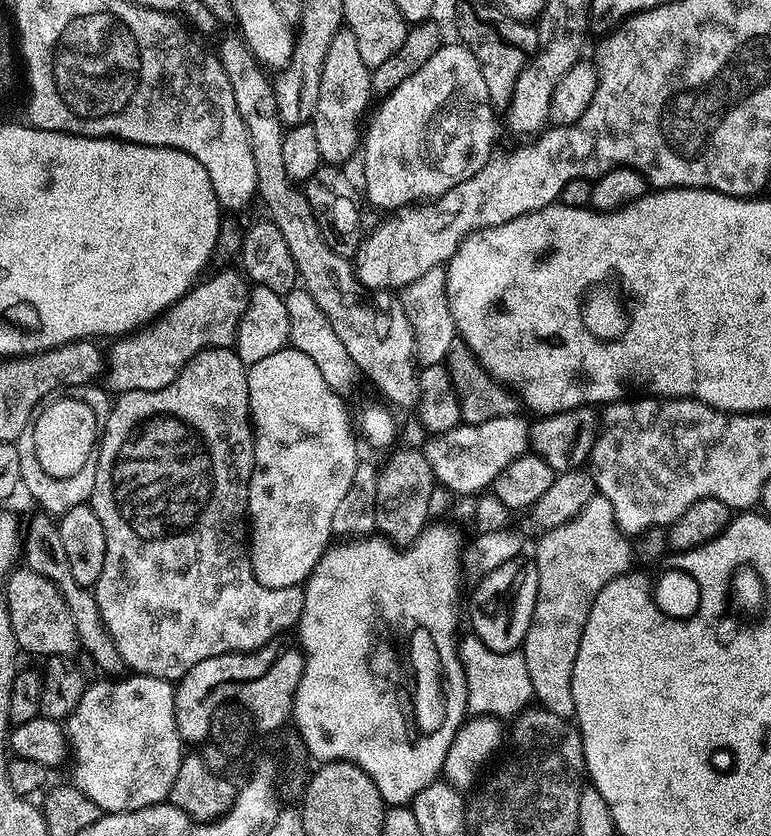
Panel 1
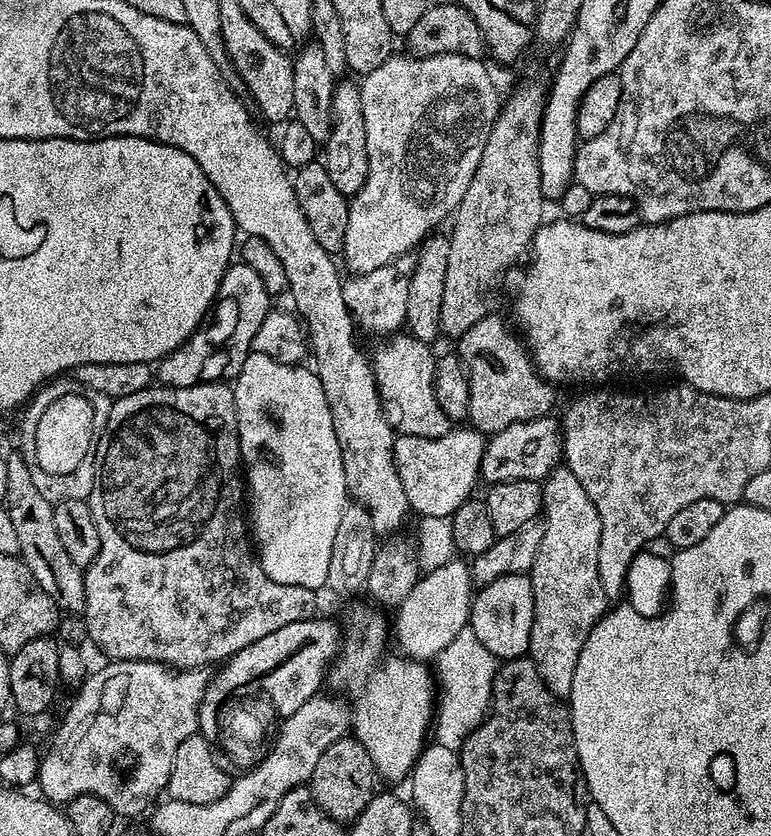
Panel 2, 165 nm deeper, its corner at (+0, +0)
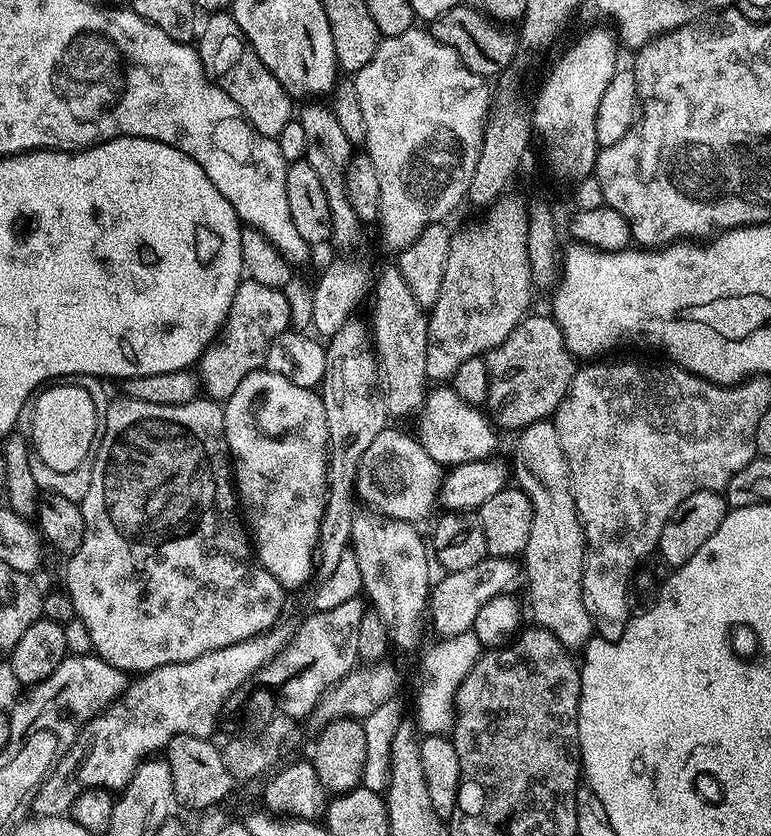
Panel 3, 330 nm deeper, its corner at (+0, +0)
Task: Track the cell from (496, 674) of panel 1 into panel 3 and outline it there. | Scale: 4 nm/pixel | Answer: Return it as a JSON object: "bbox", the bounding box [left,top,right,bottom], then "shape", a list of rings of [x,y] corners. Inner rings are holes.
{"bbox":[414,630,482,736],"shape":[[[471,630],[439,639],[436,643],[420,664],[420,689],[416,692],[414,723],[424,736],[451,733],[456,697],[482,651],[482,645]]]}

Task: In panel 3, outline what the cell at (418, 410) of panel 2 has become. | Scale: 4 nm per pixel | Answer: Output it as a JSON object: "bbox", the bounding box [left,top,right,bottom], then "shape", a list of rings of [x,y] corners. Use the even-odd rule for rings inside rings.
{"bbox":[419,386,497,466],"shape":[[[438,386],[434,392],[427,393],[420,419],[419,442],[426,450],[426,454],[430,454],[430,458],[434,458],[434,462],[441,466],[455,466],[465,464],[466,462],[474,462],[475,460],[487,460],[495,457],[496,454],[496,435],[497,429],[494,427],[491,419],[477,405],[462,402],[462,398],[458,398],[458,394],[451,386]]]}

